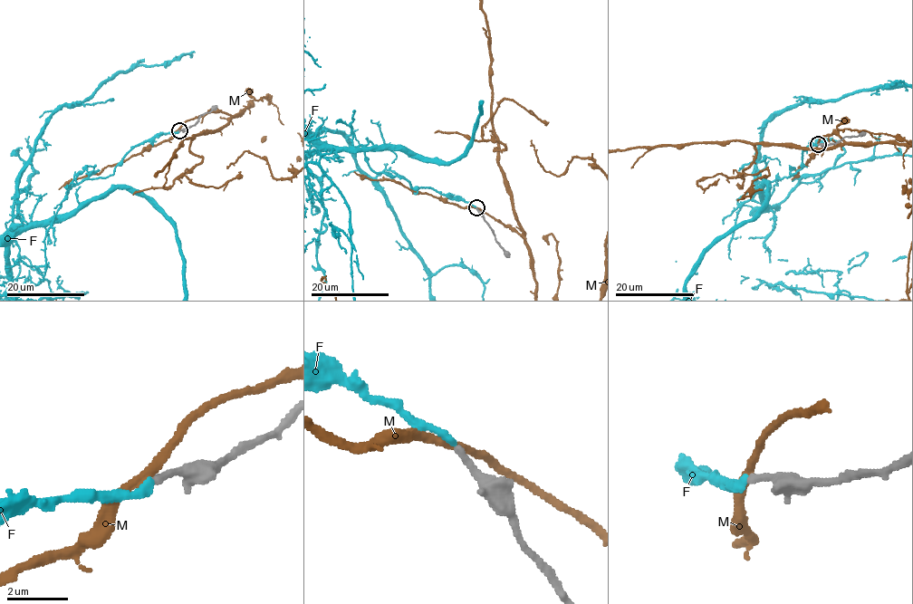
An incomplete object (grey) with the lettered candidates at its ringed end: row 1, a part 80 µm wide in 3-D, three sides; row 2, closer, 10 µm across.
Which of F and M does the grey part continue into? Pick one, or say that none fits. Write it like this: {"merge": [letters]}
{"merge": ["F"]}

